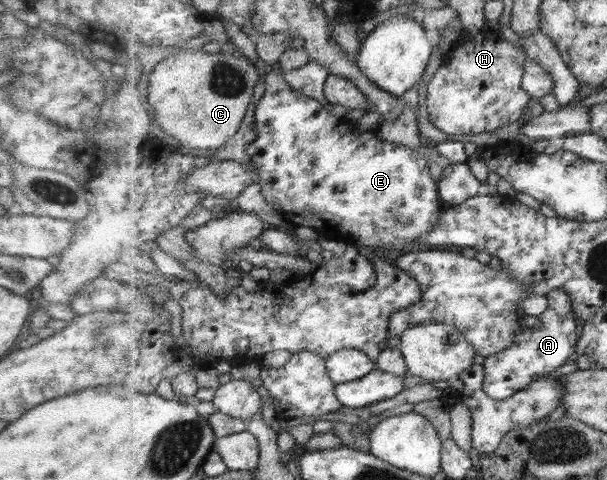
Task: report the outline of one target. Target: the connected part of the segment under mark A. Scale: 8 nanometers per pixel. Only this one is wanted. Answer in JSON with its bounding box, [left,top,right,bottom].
[484,289,580,400]

